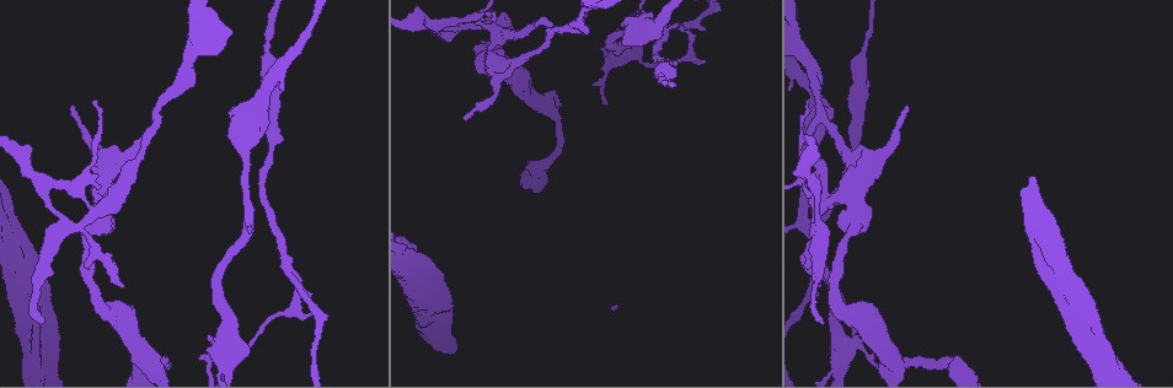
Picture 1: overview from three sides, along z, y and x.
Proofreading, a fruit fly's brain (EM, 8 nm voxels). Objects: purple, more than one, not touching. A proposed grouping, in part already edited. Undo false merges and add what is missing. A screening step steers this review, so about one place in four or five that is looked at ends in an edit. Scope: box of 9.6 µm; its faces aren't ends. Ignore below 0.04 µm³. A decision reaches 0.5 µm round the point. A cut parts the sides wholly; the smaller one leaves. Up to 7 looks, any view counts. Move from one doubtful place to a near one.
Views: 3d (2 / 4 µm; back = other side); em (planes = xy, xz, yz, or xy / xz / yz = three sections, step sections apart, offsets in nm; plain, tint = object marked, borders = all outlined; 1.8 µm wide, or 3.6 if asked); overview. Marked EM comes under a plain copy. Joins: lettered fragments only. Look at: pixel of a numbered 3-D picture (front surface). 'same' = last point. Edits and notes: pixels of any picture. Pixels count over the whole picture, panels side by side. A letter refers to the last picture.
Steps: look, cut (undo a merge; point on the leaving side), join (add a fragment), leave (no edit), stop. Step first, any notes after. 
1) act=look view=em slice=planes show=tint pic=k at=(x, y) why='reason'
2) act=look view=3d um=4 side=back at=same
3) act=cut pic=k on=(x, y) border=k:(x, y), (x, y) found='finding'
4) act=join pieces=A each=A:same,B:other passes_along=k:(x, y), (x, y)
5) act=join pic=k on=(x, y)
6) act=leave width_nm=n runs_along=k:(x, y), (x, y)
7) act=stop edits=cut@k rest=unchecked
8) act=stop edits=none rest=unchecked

act=look view=em slice=yz step=8 show=borders pic=1 at=(467, 117) why='an open end'

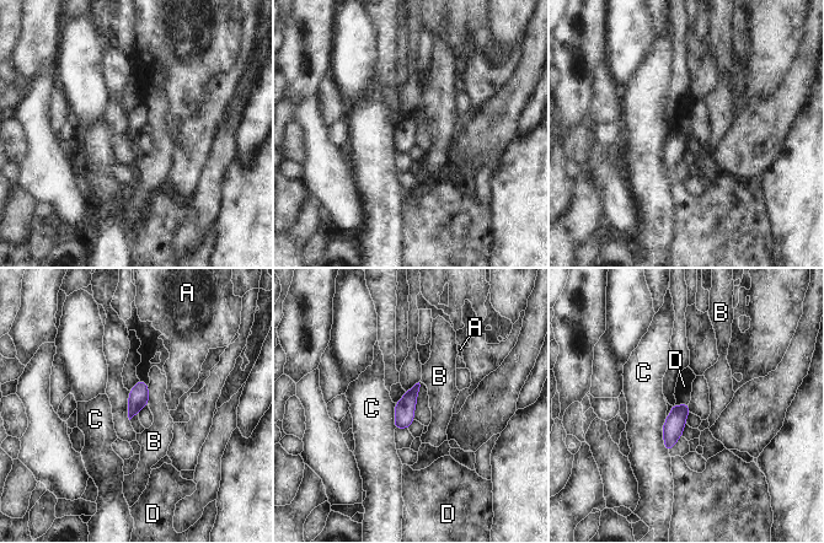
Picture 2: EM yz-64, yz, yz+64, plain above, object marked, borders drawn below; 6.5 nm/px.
act=leave width_nm=130 longest_contact=C:240nm each=A:other,B:other,C:other,D:other found='none of them fits'

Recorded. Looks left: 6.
act=look view=em slice=yz step=16 show=tint pic=1 at=(488, 28) why='four or more arms meet'

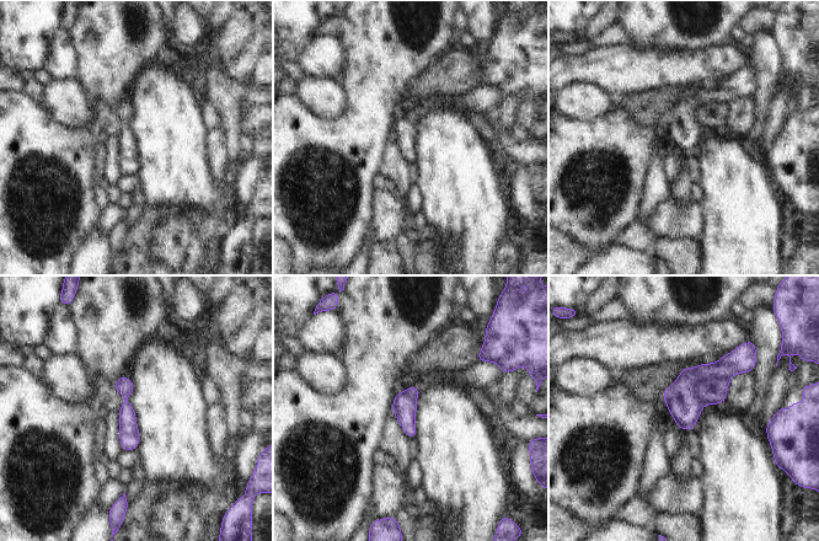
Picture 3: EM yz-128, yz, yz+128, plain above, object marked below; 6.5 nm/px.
act=look view=em slice=xz step=16 show=borders at=same

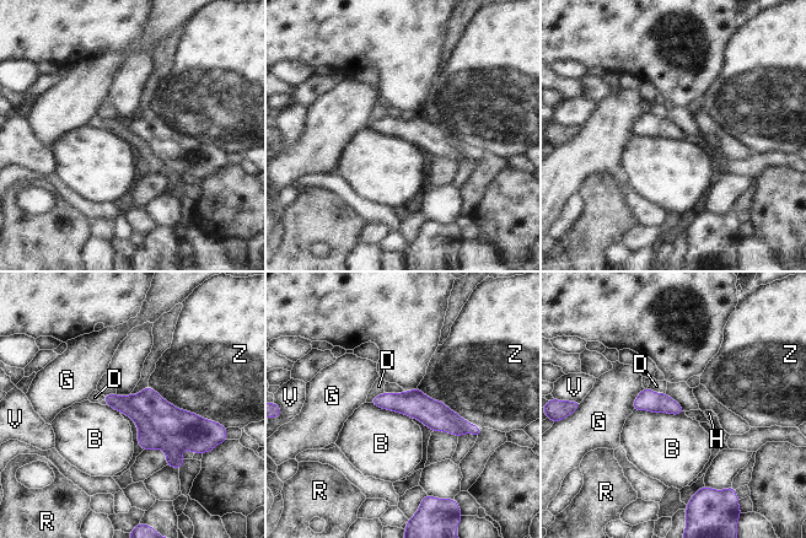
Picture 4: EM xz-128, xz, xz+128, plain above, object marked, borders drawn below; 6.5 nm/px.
act=cut pic=4 on=(148, 439) longest_contact=Z:500nm each=B:other,D:other,G:other,H:other,R:other,V:other,Z:other found='two neurons meet here'

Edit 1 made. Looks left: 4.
act=look view=overview

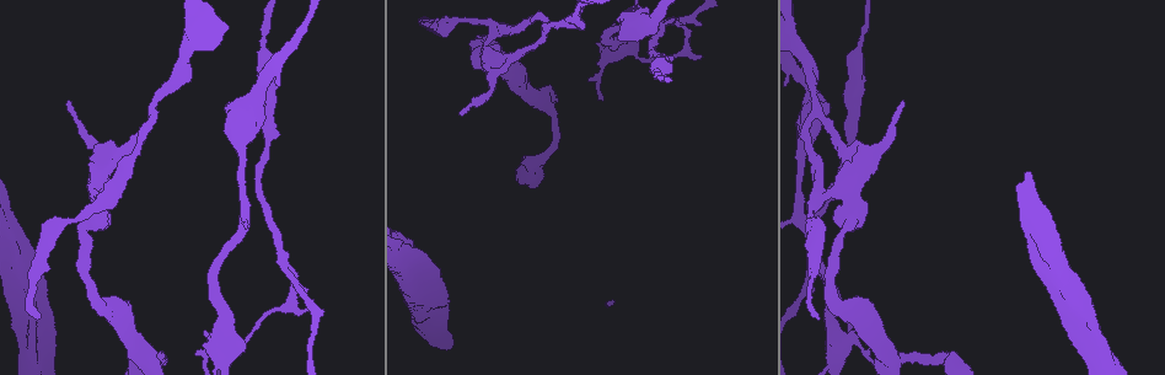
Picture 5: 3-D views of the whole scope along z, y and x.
act=look view=3d um=4 pic=5 at=(603, 72) why='thick turns thin'

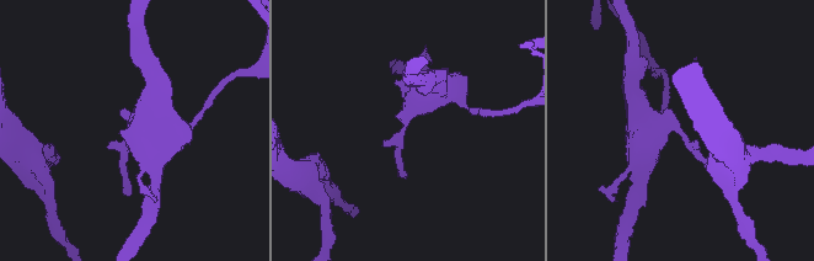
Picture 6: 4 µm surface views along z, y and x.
act=look view=em slice=planes show=tint pic=6 at=(402, 133) why='shape alone is not enough'

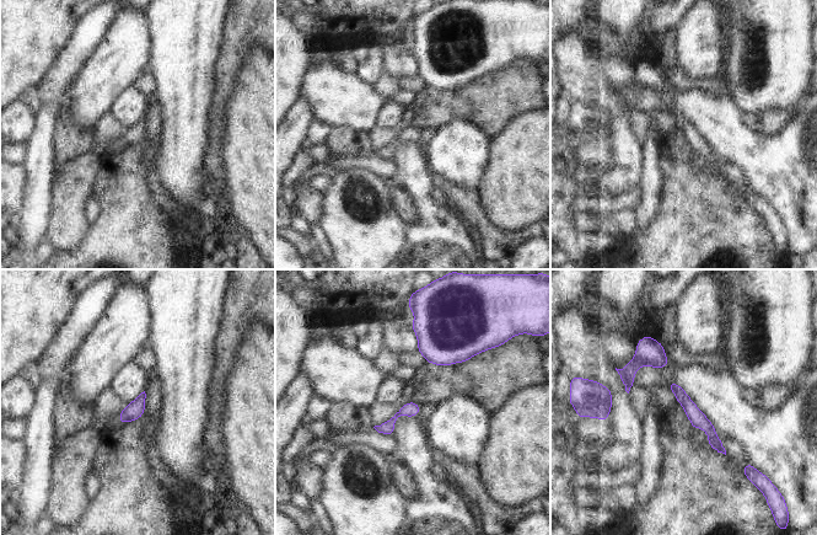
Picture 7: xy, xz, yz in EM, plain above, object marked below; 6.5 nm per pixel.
act=look view=em slice=planes show=borders at=same why='what lies round it'

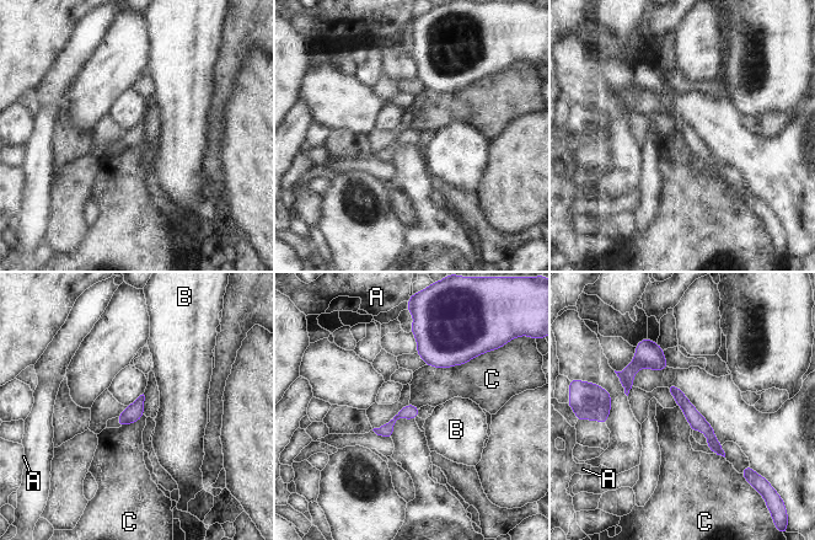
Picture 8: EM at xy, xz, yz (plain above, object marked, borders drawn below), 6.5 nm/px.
act=leave width_nm=100 longest_contact=C:360nm each=A:other,B:other,C:other found='all the same neuron'

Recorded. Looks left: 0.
act=stop edits=cut@4 rest=unchecked

